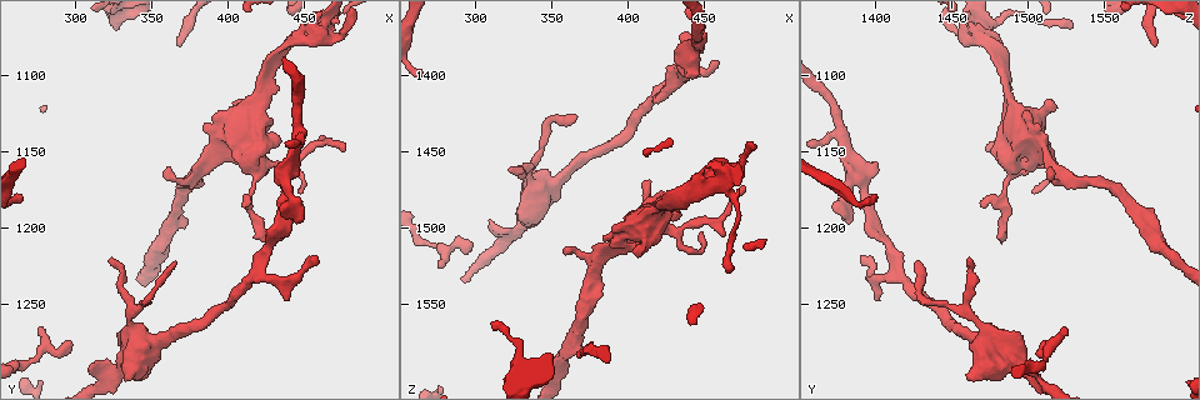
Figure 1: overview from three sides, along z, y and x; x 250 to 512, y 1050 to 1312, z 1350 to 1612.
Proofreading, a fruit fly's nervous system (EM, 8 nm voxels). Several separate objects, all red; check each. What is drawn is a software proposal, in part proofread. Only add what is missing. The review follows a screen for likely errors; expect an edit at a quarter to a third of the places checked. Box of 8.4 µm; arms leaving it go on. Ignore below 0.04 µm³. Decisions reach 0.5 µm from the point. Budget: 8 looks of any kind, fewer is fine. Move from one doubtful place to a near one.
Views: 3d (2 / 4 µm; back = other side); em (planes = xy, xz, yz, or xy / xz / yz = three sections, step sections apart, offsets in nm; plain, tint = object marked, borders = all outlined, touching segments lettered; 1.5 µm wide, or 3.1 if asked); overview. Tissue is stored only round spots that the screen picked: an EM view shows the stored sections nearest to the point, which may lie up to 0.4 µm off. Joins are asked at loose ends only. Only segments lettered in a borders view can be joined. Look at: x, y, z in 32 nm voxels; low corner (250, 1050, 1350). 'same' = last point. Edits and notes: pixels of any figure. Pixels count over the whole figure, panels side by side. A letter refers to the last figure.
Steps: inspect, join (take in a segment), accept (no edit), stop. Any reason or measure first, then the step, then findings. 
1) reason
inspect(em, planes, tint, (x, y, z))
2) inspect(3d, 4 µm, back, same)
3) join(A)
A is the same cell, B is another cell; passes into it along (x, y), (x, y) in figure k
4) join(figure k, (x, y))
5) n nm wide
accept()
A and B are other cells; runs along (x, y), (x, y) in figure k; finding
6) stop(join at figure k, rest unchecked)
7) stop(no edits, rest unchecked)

tapers out
inspect(3d, 4 µm, (458, 1218, 1390))

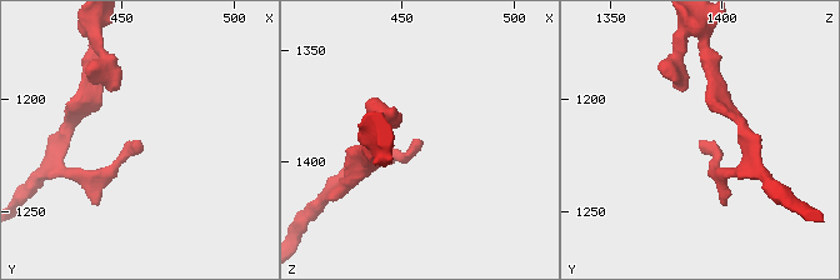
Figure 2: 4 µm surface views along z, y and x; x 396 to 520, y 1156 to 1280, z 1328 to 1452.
inspect(em, planes, borders, (457, 1219, 1389))

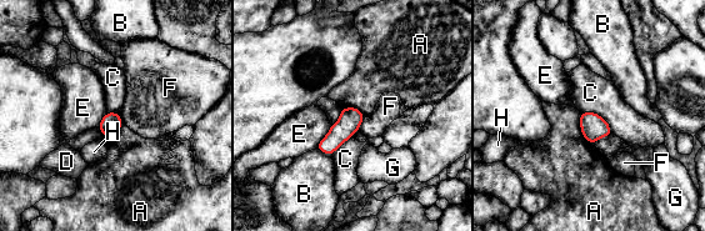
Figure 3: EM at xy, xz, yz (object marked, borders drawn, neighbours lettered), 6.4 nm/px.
C touches over 260 nm
accept()
A, B, C, D, E, F, G and H are other cells; border along (579, 113), (581, 135), (594, 145) in figure 3; none of them fits

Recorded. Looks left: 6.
thin end
inspect(3d, 4 µm, back, (360, 1160, 1516))

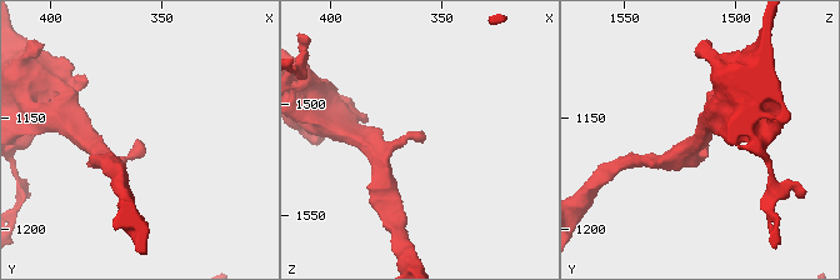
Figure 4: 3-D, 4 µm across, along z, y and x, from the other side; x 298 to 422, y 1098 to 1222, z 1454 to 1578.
need the tissue
inspect(em, yz, step 8, borders, (361, 1159, 1514))

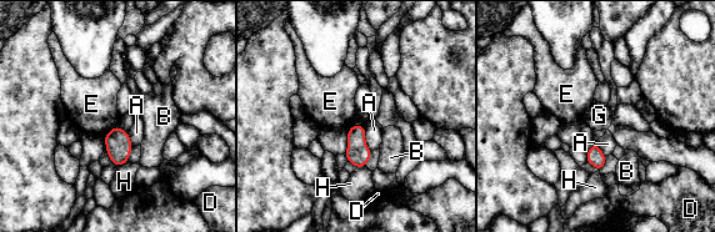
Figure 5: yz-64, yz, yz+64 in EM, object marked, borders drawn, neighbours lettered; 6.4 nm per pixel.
inspect(em, planes, borders, same)

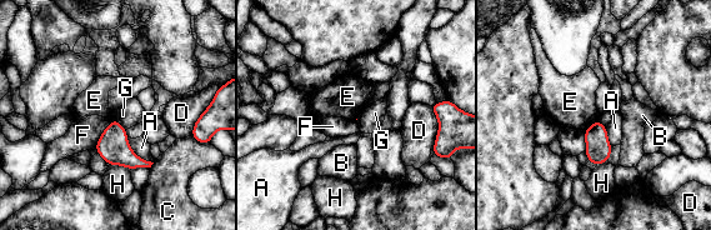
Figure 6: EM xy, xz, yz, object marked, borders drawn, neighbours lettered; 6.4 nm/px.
D touches over 320 nm
accept()
A, B, C, D, E, F, G and H are other cells; border along (597, 119), (585, 130) in figure 6; no lettered segment goes on from it

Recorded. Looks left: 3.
thin end
inspect(3d, 2 µm, (478, 1144, 1472))

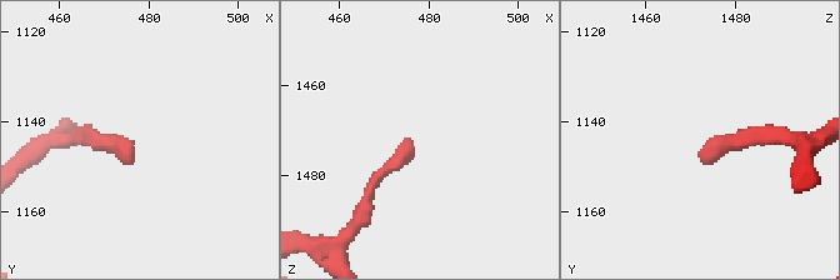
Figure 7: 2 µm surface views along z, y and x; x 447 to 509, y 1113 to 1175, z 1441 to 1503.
now the EM
inspect(em, planes, borders, (476, 1145, 1473))

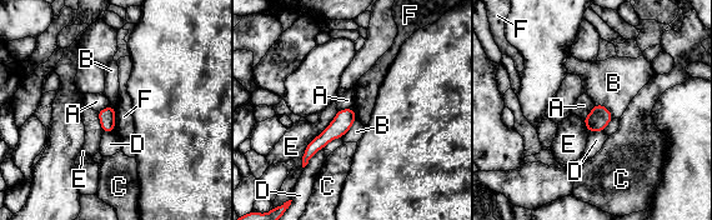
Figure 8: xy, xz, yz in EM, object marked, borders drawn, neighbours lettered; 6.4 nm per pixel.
accept()
A, B, C, D, E and F are other cells; none of them fits

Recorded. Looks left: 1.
stop(no edits, rest unchecked)

